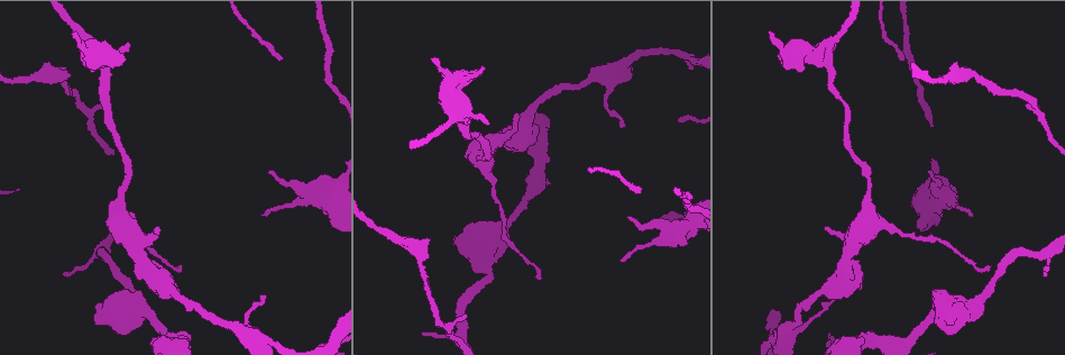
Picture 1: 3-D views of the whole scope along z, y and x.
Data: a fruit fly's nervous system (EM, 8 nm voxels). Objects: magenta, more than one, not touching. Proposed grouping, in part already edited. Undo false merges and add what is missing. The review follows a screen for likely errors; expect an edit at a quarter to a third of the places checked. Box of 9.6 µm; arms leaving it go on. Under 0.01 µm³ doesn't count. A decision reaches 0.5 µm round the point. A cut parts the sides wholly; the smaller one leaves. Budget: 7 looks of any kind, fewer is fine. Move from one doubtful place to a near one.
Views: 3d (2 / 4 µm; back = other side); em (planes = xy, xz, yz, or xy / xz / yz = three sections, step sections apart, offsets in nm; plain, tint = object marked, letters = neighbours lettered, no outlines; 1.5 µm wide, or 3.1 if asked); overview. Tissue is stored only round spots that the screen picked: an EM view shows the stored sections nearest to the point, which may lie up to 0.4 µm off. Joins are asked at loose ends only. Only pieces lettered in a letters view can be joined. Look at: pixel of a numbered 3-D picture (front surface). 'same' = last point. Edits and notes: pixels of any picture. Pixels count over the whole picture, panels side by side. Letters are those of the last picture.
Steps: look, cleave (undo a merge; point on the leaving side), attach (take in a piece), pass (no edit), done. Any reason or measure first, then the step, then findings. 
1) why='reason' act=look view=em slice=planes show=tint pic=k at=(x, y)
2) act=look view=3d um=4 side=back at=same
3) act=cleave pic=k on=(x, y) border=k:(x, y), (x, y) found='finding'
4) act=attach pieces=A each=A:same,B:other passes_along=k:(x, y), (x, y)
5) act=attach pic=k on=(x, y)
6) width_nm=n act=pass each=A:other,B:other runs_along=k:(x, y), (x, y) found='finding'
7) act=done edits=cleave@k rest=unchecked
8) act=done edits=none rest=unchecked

why='a narrow waist' act=look view=3d um=4 pic=1 at=(138, 246)

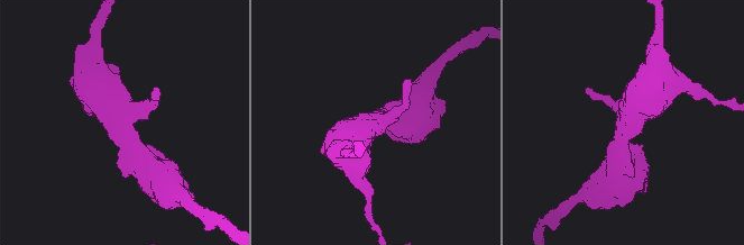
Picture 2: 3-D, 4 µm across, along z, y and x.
act=look view=em slice=planes show=tint pic=2 at=(121, 123)

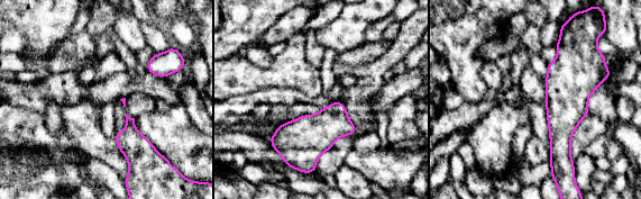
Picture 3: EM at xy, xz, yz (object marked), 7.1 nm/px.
act=look view=em slice=planes show=letters at=same

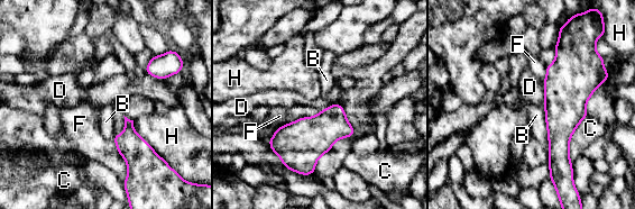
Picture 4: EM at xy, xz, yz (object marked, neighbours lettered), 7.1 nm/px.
act=pass each=B:other,C:other,D:other,F:other,H:other border=4:(320, 111), (277, 128) found='continuous, no second cell'

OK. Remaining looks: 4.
why='an open end' act=look view=3d um=4 pic=1 at=(625, 127)

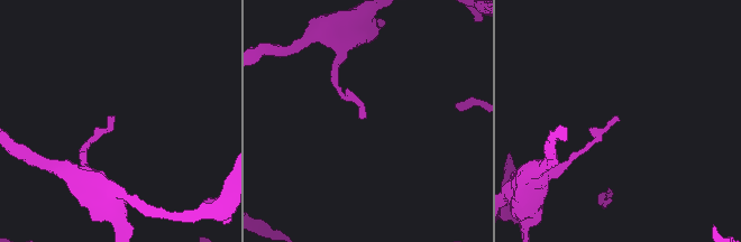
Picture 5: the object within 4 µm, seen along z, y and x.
why='shape alone is not enough' act=look view=em slice=planes show=letters pic=5 at=(617, 118)

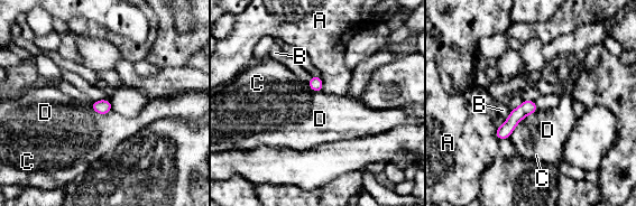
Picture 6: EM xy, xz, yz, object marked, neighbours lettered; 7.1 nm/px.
longest_contact=D:300nm act=pass each=A:other,B:other,C:other,D:other border=6:(538, 110), (527, 114), (508, 138) found='none of them fits'

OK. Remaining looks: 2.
act=done edits=none rest=unchecked

